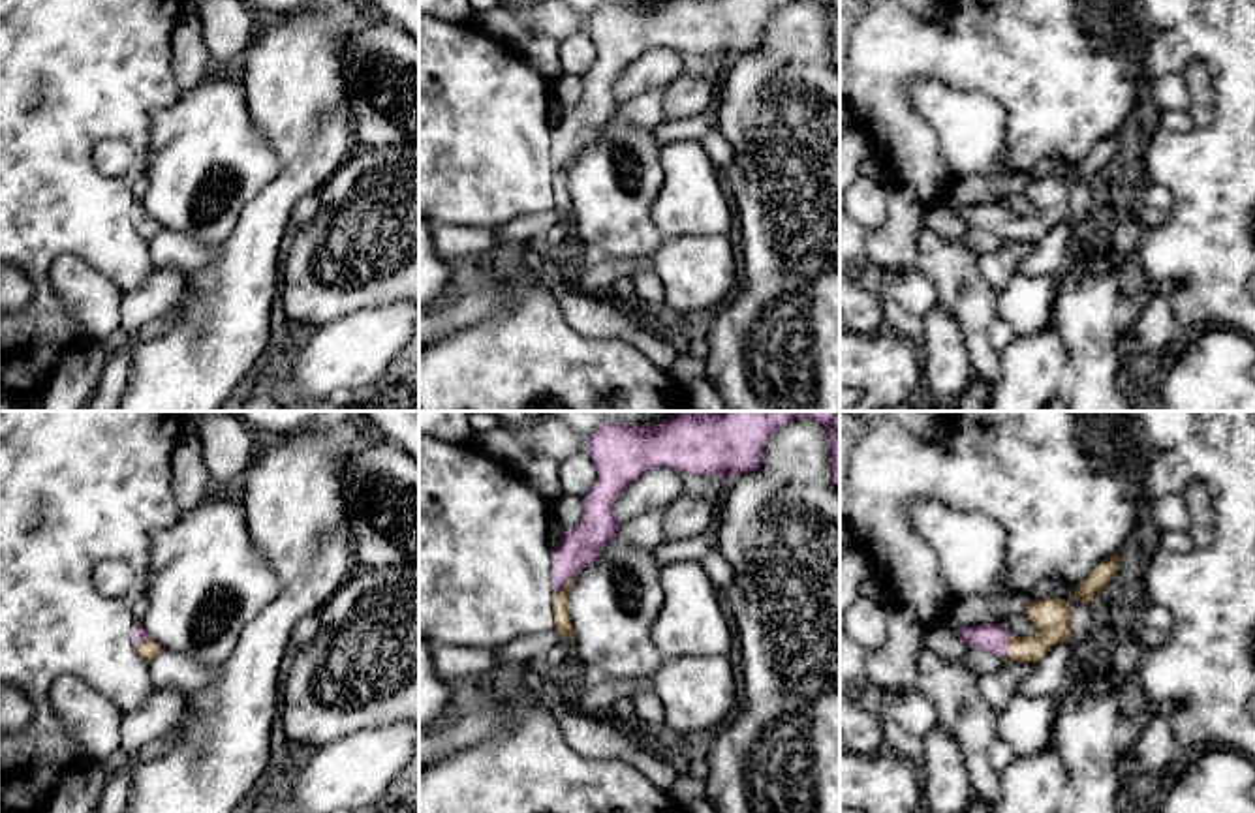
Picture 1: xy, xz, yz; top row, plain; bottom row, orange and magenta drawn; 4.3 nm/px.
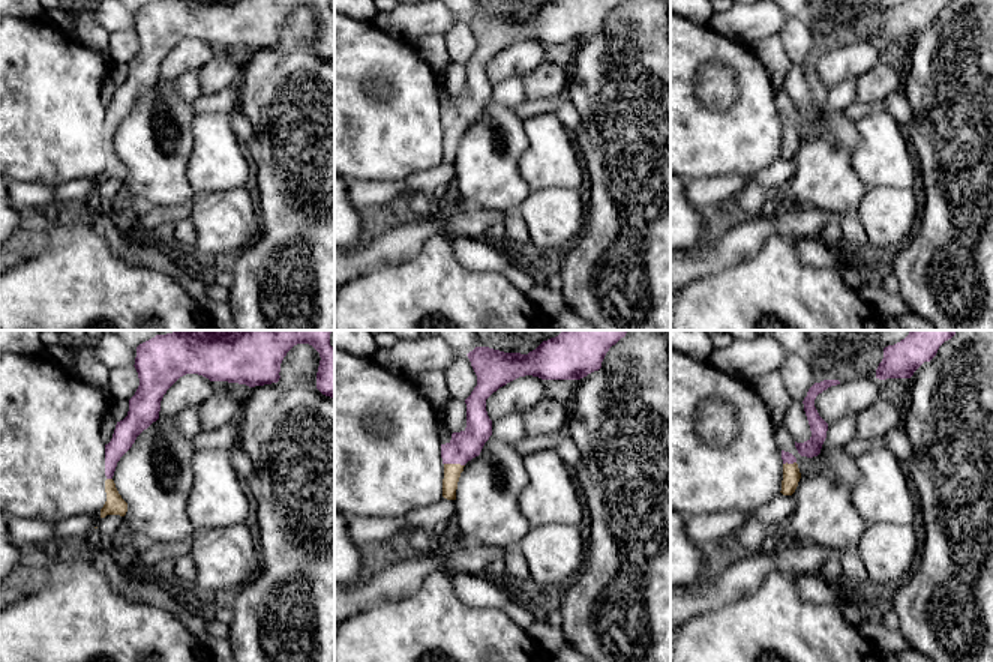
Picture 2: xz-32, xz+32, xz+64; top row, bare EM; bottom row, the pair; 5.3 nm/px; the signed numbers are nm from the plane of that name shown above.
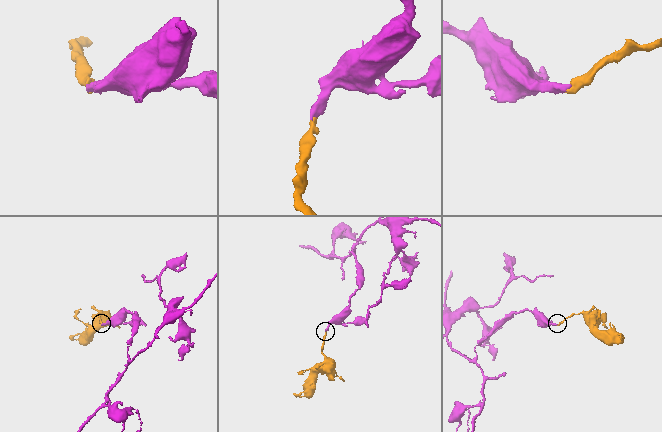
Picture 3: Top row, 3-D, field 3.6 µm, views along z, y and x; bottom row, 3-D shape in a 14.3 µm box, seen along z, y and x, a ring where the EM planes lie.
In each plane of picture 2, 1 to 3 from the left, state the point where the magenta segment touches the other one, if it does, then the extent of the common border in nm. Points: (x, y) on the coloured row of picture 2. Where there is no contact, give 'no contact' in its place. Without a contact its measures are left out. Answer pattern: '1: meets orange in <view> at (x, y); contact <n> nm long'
1: meets orange in xz-32 at (110, 479); contact 30 nm long
2: meets orange in xz+32 at (455, 464); contact 110 nm long
3: meets orange in xz+64 at (789, 464); contact 70 nm long

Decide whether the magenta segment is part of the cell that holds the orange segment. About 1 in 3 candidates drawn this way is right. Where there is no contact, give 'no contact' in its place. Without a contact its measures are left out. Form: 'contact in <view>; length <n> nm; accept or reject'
contact in yz; length 120 nm; accept

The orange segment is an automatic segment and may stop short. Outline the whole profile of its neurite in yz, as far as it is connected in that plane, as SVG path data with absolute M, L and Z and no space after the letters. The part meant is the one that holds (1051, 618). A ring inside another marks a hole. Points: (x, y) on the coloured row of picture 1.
M1041 599L1024 603L1035 637L1015 637L999 623L969 625L958 631L958 638L977 650L984 650L1003 661L1037 665L1052 646L1071 640L1071 606L1065 599Z

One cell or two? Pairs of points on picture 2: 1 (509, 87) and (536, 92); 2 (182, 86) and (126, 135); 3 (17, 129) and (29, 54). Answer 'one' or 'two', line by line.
1: two
2: two
3: one

